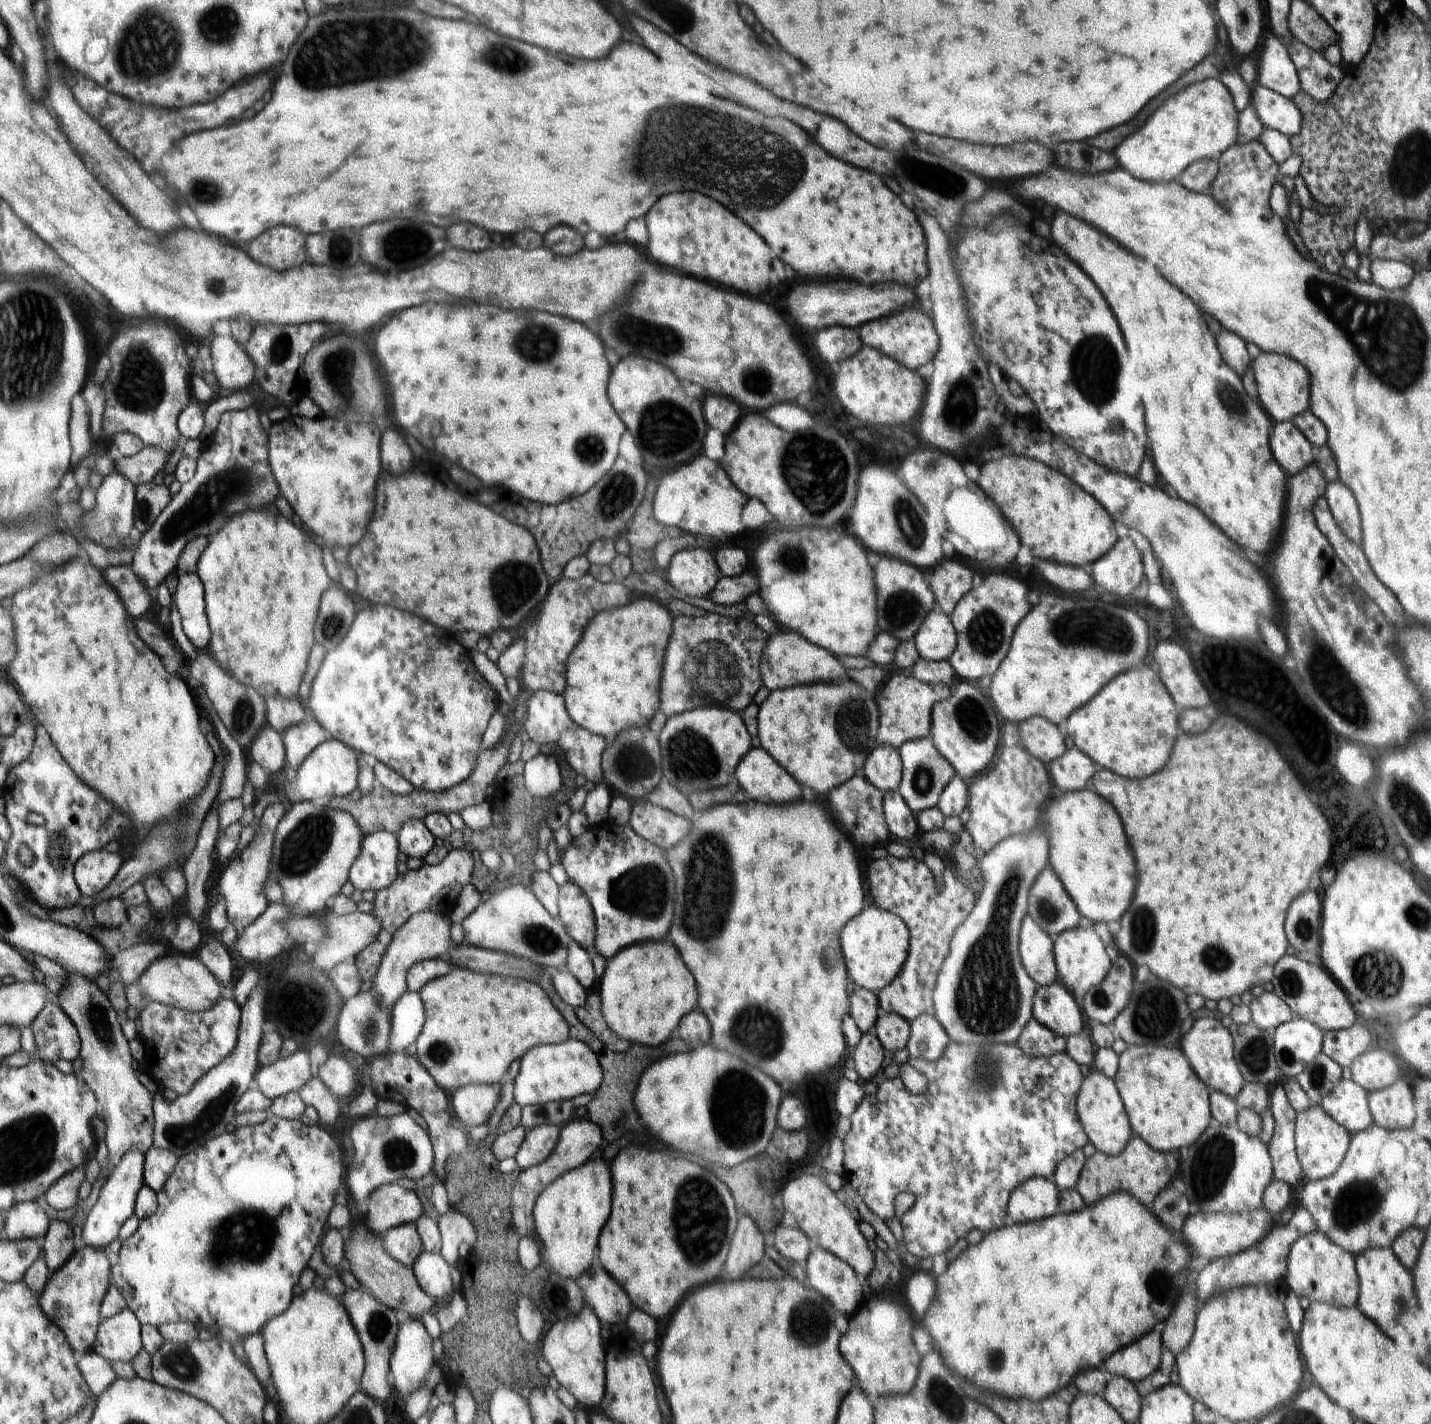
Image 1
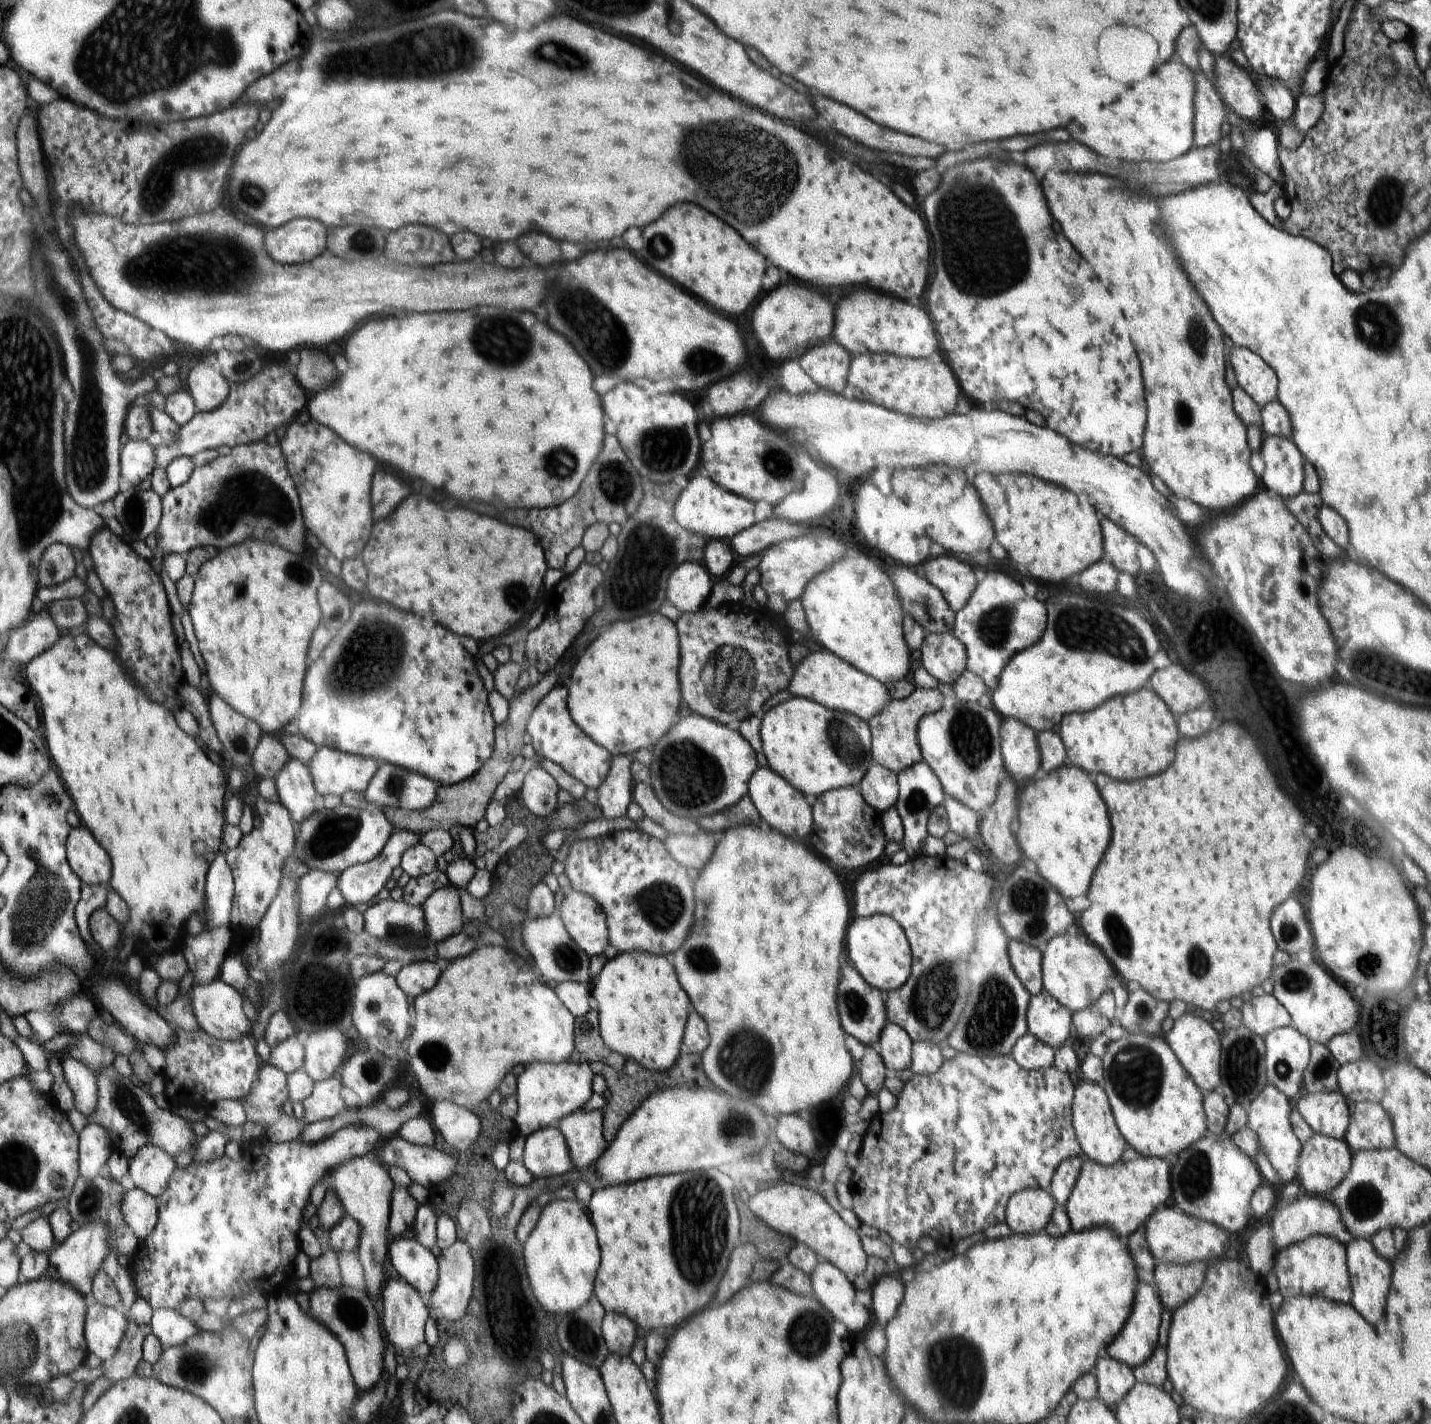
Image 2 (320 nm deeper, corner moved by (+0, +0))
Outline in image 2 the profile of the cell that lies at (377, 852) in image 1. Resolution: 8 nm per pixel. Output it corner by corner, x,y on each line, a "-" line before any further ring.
410,830
395,831
389,843
385,845
384,851
376,859
366,863
356,864
340,873
337,879
337,888
342,892
347,905
355,906
375,902
378,894
385,888
389,879
392,878
393,870
400,866
401,857
404,855
404,852
410,846
414,846
419,839
420,836
414,832
410,832

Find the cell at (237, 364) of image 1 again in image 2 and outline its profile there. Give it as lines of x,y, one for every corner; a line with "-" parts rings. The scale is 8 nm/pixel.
212,357
198,362
184,378
185,388
192,394
196,409
210,412
229,399
230,383

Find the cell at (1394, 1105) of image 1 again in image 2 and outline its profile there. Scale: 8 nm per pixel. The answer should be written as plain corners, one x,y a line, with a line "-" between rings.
1356,1103
1346,1131
1345,1142
1353,1154
1359,1151
1395,1148
1393,1126
1380,1103

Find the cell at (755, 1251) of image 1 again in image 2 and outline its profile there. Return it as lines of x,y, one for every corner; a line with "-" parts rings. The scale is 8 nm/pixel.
743,1243
734,1248
730,1262
728,1262
728,1274
726,1280
722,1280
722,1288
718,1288
718,1296
716,1302
724,1304
726,1300
730,1300
748,1280
750,1272
752,1272
752,1262
756,1258
756,1250
753,1243

